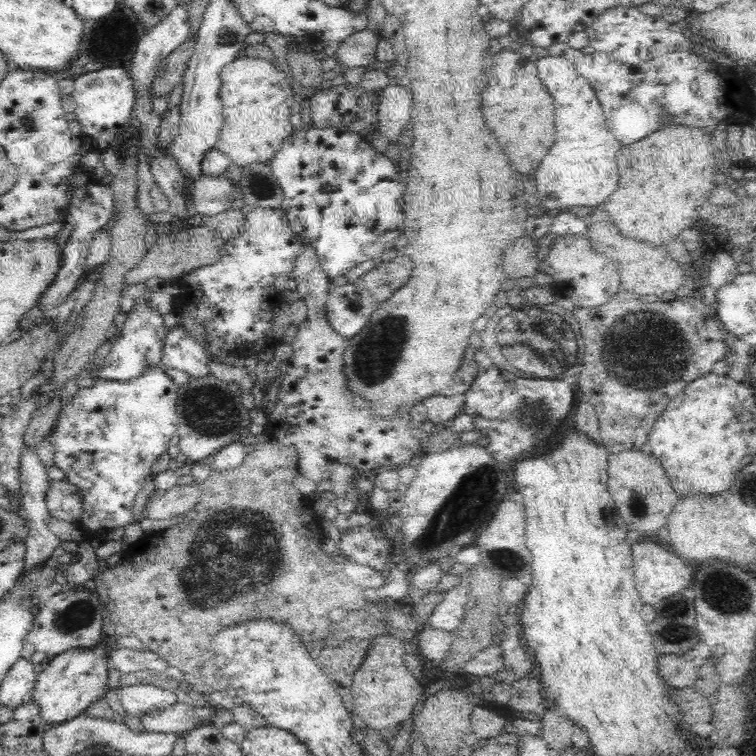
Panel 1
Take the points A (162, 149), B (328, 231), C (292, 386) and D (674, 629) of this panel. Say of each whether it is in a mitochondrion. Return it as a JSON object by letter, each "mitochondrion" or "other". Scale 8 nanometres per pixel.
{"A":"other","B":"other","C":"other","D":"mitochondrion"}

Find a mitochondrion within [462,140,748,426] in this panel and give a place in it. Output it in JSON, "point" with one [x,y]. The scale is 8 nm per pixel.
{"point":[526,341]}

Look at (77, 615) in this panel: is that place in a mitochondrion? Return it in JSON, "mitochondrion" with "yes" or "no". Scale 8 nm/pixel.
{"mitochondrion":"yes"}

